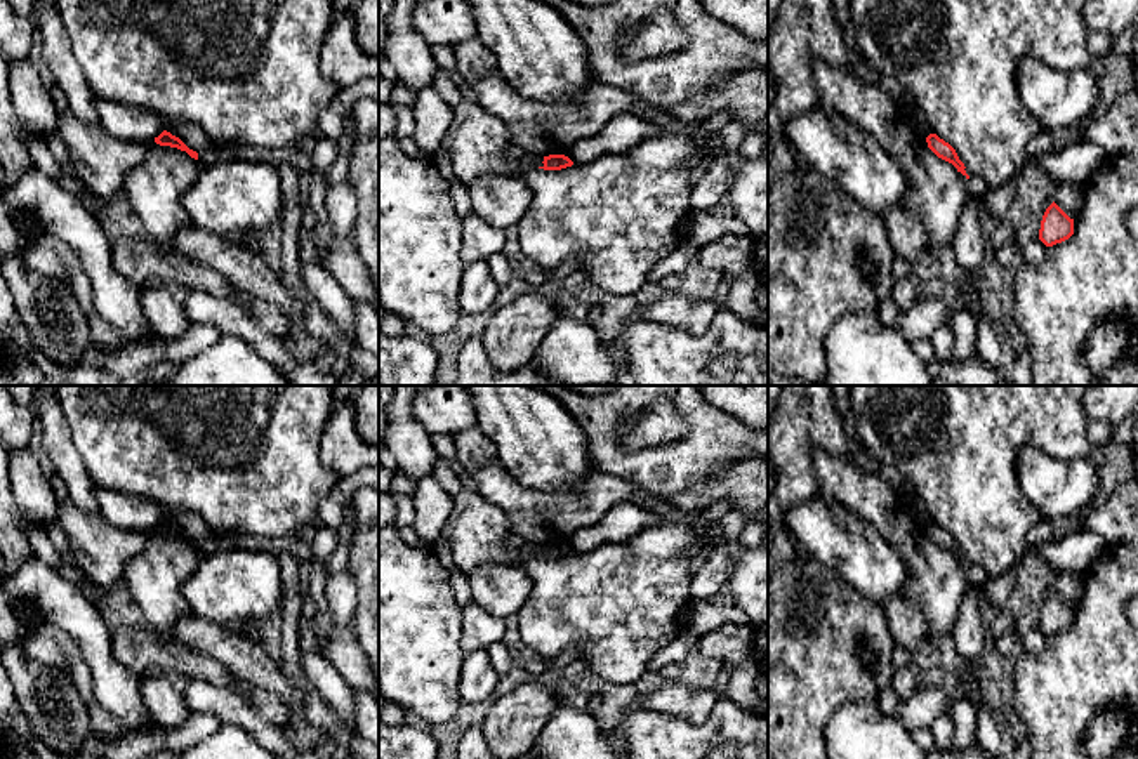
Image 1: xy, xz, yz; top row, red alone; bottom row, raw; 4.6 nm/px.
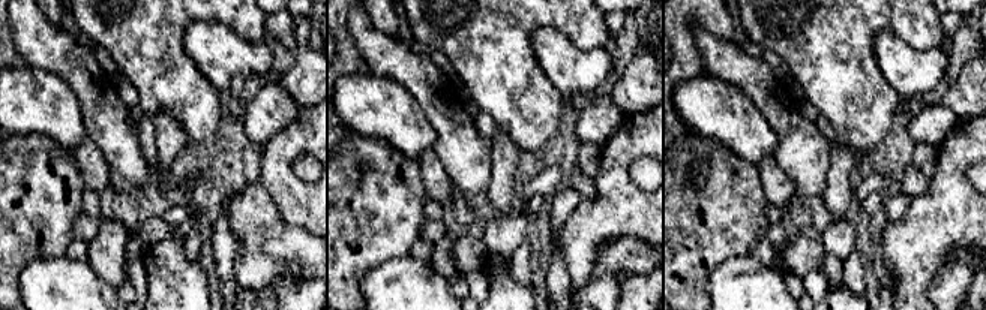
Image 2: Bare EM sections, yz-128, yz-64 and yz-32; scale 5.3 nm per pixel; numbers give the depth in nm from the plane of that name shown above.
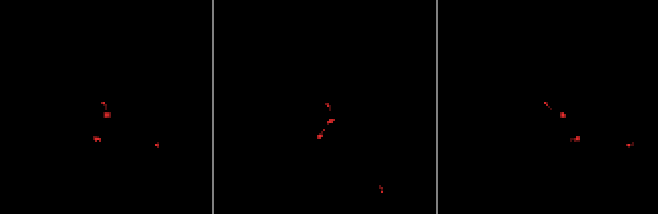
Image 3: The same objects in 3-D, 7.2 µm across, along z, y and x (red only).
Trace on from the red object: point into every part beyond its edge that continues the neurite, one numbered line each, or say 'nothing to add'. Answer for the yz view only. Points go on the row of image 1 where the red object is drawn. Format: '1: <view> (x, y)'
nothing to add

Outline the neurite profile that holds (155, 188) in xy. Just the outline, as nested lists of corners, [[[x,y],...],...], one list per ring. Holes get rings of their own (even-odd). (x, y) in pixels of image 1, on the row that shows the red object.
[[[148,141],[142,162],[127,174],[123,193],[139,217],[146,236],[170,245],[189,215],[182,195],[195,184],[198,163],[186,151]]]

